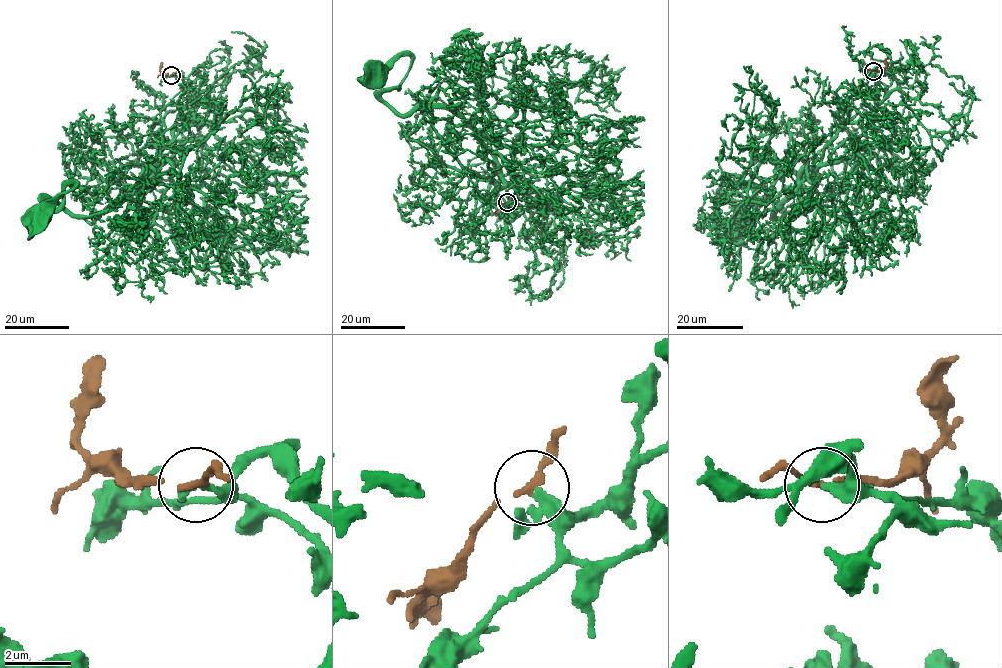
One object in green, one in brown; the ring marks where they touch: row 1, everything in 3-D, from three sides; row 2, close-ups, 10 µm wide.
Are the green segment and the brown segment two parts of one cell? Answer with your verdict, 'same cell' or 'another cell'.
same cell

